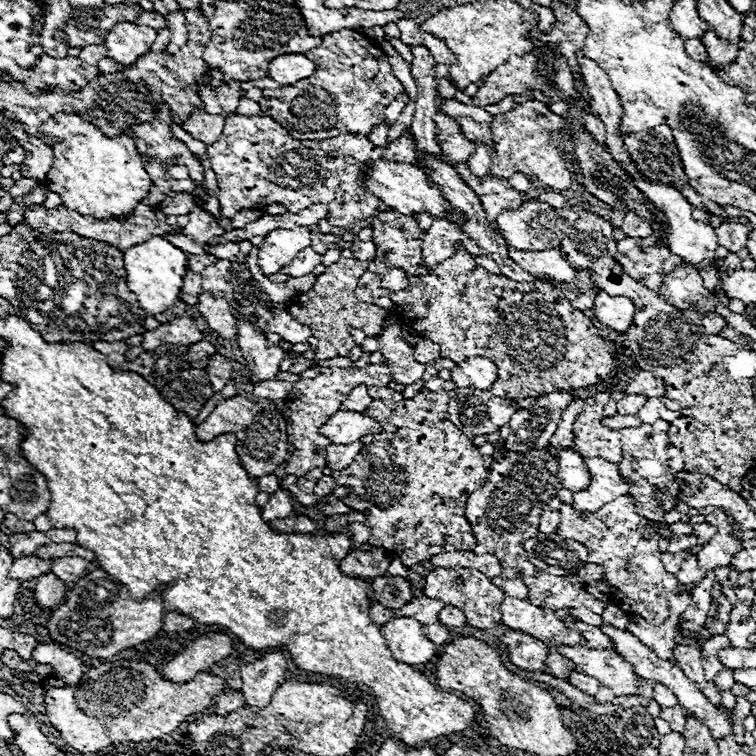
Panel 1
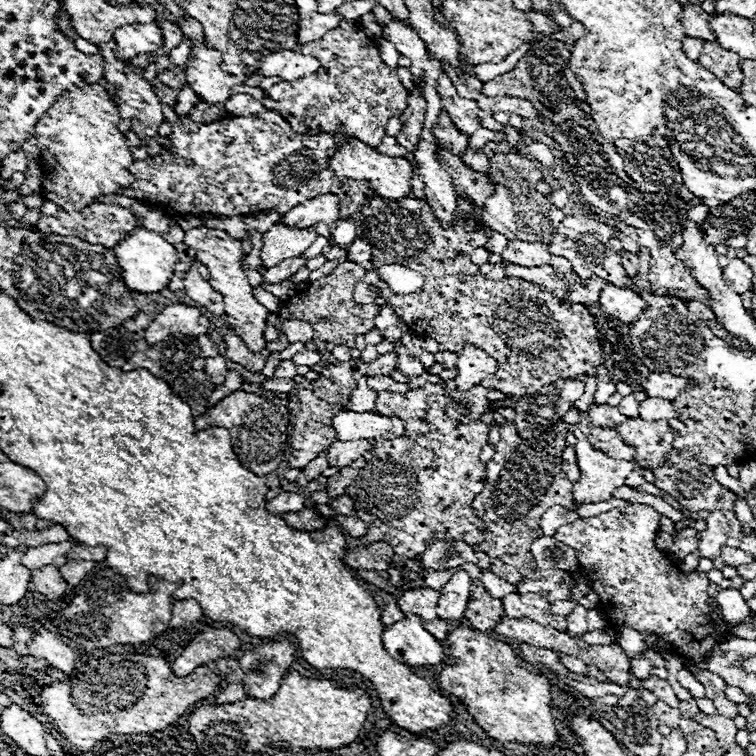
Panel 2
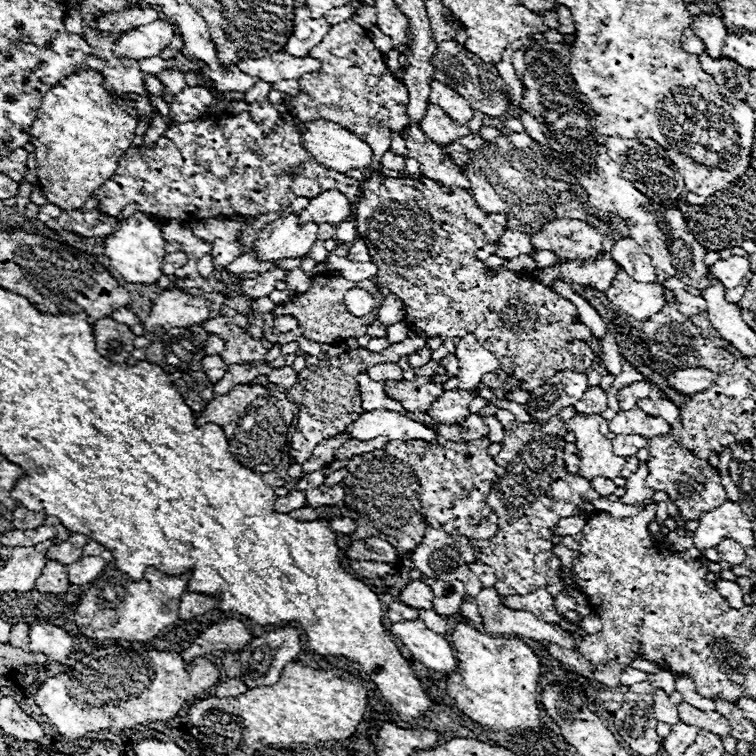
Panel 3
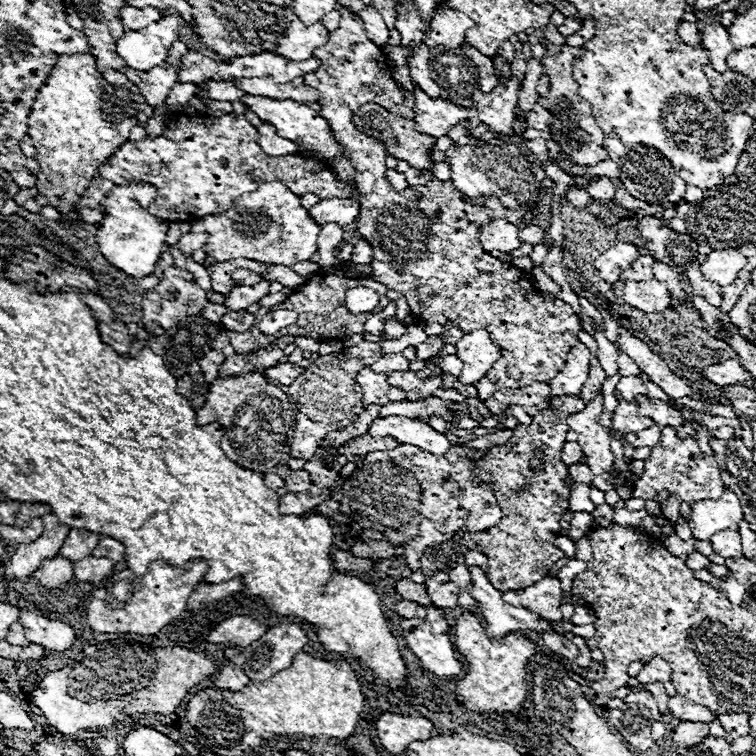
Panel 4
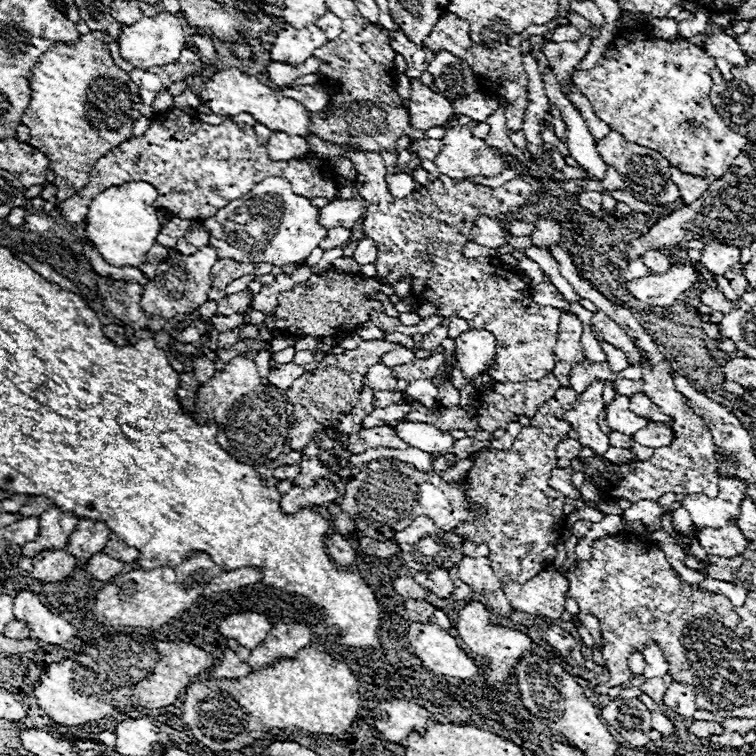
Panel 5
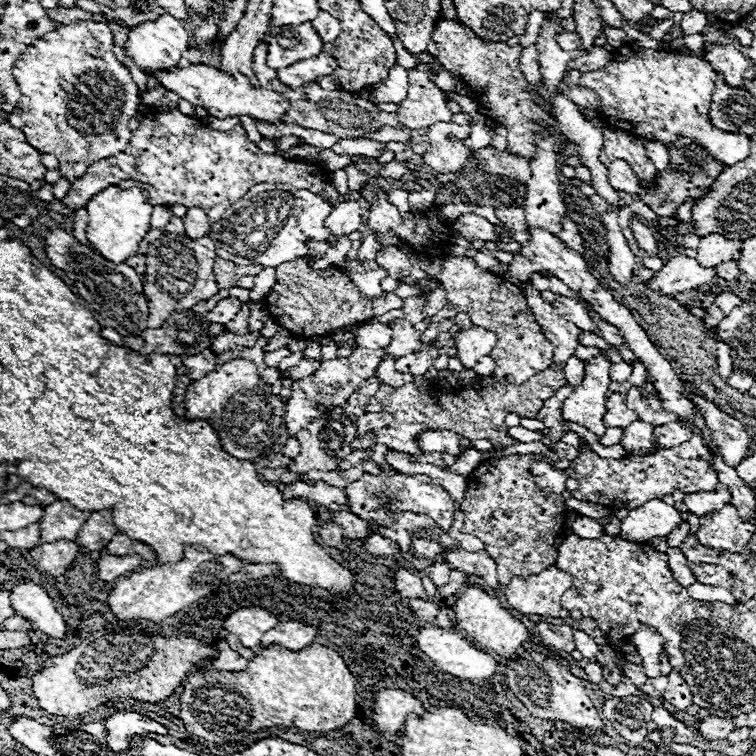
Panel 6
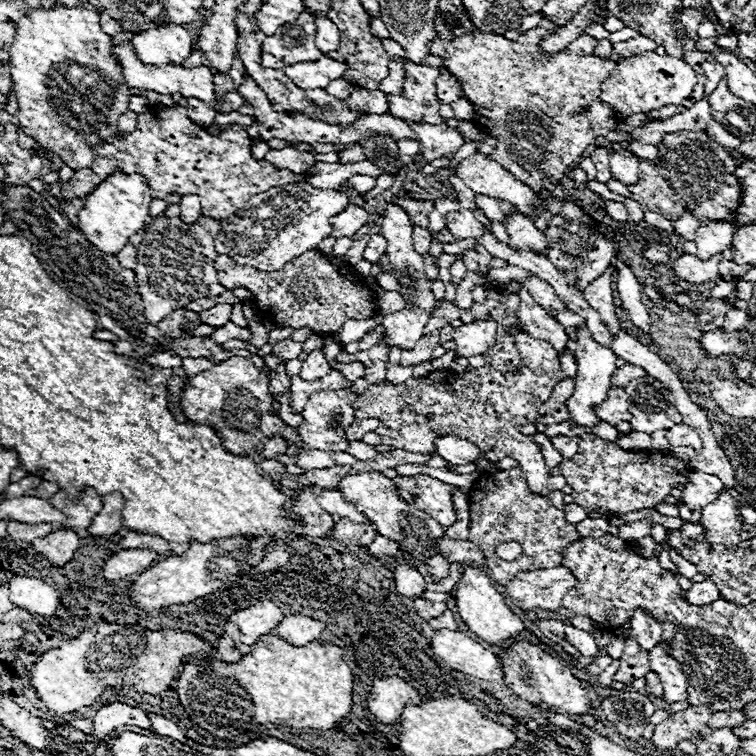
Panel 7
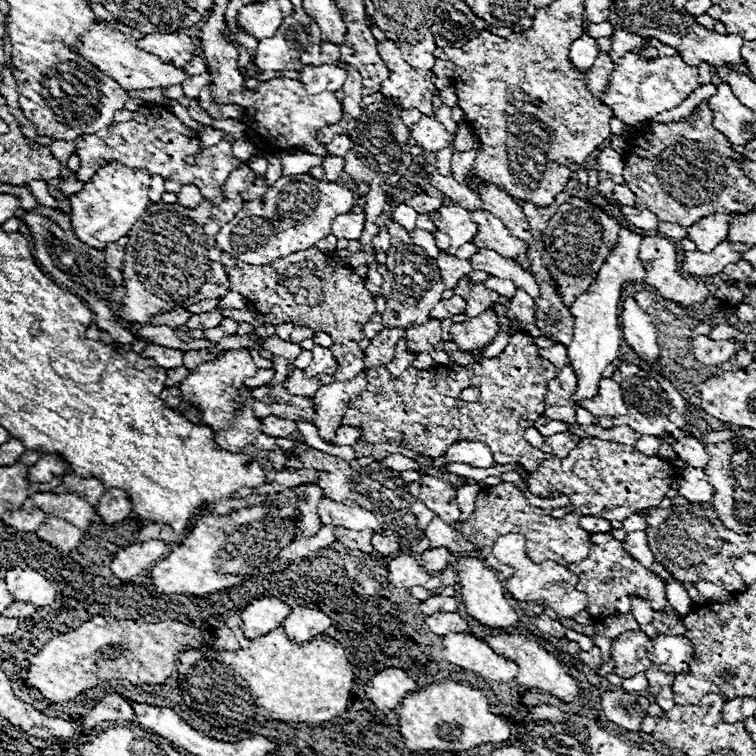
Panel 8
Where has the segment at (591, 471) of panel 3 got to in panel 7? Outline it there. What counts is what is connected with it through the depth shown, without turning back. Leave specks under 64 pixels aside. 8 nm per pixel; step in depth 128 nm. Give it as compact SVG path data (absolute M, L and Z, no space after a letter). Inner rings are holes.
M582 322L582 326L578 328L578 338L576 338L576 348L574 348L574 356L576 356L576 364L578 364L578 372L576 372L576 376L574 376L574 382L576 382L576 386L574 386L574 394L568 398L568 402L566 402L566 408L568 408L568 412L572 414L572 420L576 422L576 424L580 424L580 426L590 426L590 428L594 428L596 424L598 424L598 418L596 418L596 414L594 414L594 410L592 410L592 406L598 406L598 404L602 404L604 400L606 400L606 392L608 392L608 388L610 388L610 376L614 374L614 370L616 370L616 354L614 354L614 350L612 348L608 348L608 346L604 346L604 344L598 344L594 338L592 338L592 334L588 332L588 326L586 326L586 322Z

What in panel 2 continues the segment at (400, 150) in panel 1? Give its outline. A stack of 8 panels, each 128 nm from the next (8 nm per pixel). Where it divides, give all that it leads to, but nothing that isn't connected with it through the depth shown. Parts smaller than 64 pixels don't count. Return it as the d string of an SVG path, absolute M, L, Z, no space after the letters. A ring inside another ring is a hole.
M414 86L414 90L410 90L408 94L408 110L404 110L404 114L400 116L402 120L402 132L396 136L398 144L404 146L408 152L414 152L422 128L424 128L424 110L426 110L426 100L420 94L420 88Z

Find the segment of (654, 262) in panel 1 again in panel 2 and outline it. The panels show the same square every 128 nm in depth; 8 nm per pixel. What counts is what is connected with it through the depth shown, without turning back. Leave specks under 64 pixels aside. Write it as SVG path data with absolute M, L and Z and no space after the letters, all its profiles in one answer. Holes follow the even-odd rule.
M620 252L620 256L622 256L622 266L628 272L628 276L634 276L638 272L638 258L628 252Z

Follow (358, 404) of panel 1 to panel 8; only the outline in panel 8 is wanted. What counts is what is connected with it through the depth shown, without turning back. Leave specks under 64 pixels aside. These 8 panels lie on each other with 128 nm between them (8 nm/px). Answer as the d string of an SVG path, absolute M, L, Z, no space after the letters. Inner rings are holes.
M400 338L398 346L396 346L396 354L394 354L392 362L388 364L388 372L390 372L392 376L400 376L400 374L402 374L402 372L404 372L408 366L412 366L414 356L416 356L416 354L408 350L406 340L404 340L404 338Z

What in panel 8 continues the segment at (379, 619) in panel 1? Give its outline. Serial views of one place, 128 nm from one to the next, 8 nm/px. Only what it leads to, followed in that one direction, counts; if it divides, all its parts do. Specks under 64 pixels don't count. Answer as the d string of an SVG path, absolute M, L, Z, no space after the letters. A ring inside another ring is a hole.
M432 596L420 604L420 612L424 616L432 616L436 612L456 612L460 600L456 596Z

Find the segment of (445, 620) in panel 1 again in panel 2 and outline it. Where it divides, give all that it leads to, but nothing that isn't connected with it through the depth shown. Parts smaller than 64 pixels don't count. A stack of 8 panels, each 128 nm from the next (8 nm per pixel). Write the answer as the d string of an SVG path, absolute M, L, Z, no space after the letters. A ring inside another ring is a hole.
M456 572L450 582L440 590L440 600L436 614L442 620L460 620L470 598L470 576L466 572Z

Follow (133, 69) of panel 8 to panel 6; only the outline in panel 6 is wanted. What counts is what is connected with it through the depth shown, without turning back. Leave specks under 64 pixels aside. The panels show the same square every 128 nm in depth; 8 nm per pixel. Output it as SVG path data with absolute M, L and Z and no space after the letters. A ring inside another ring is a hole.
M192 64L188 68L172 68L172 70L156 70L154 78L168 92L178 94L180 98L188 100L194 106L202 106L214 118L252 116L256 120L276 122L276 120L282 120L284 112L288 110L288 102L282 98L282 94L276 94L274 90L266 90L266 88L252 88L246 76L242 74L228 76L220 72L218 68L212 68L206 64Z

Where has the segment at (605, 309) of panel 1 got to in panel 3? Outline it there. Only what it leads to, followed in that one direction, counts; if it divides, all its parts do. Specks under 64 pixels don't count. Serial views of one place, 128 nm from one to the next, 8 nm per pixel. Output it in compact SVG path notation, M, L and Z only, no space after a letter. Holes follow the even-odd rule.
M622 268L618 270L612 286L606 290L606 296L614 306L624 310L628 316L634 316L636 320L650 318L666 304L664 284L634 282L626 272L622 272Z

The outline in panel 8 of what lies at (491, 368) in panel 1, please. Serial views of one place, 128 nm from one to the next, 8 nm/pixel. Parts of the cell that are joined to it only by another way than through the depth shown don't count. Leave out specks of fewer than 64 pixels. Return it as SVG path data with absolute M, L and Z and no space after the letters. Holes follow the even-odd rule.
M490 308L476 318L468 318L466 322L452 324L450 334L460 350L472 350L472 348L480 348L480 346L490 344L496 338L498 330L500 330L498 316Z

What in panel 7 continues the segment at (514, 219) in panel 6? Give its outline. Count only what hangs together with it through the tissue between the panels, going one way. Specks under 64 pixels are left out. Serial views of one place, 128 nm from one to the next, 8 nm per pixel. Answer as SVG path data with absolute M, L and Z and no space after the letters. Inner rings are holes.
M474 194L474 202L486 214L486 218L498 220L498 222L504 220L504 214L512 214L512 210L516 210L510 202L496 200L496 198L490 198L490 196L484 196L484 194Z

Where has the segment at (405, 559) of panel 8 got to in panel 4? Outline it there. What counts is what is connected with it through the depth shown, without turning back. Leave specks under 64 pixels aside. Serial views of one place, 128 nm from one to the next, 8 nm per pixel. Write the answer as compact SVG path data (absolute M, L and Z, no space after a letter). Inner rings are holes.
M404 578L404 580L398 580L398 582L396 582L396 594L398 594L402 600L420 602L420 606L432 606L426 588L424 588L422 584L412 582L410 578Z

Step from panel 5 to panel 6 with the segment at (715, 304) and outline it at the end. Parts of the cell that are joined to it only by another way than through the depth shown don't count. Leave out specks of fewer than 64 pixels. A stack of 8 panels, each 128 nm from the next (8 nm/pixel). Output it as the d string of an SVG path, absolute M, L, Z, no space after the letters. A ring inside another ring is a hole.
M720 292L720 294L716 296L716 304L720 306L720 310L722 310L725 315L728 315L728 312L730 312L732 308L736 308L738 304L742 304L742 300L740 300L738 296L734 296L732 292Z

